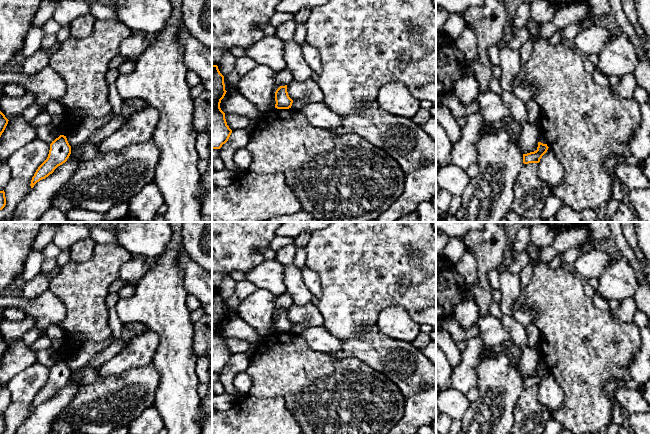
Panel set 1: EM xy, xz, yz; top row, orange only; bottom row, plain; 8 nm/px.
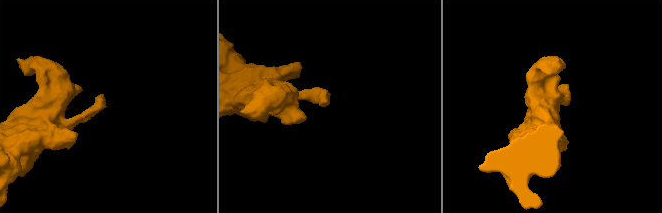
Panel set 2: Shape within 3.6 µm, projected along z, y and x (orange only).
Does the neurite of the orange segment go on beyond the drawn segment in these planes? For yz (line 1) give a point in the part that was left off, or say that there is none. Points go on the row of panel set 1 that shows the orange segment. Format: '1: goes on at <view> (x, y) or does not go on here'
1: does not go on here

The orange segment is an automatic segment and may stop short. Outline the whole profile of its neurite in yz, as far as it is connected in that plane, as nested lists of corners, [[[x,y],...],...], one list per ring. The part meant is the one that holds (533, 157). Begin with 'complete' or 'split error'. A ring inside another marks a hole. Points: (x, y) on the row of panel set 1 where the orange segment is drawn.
complete | [[[538,142],[538,147],[536,151],[523,154],[523,163],[524,164],[539,163],[540,159],[547,152],[548,148],[549,147],[547,146],[547,144]]]

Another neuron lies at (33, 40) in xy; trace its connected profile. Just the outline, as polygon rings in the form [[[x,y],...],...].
[[[30,24],[28,34],[26,35],[21,55],[27,58],[40,49],[42,39],[46,36],[43,27]]]

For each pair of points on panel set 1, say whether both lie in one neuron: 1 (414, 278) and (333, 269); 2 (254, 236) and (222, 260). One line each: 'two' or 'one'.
1: one
2: one

